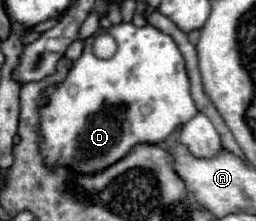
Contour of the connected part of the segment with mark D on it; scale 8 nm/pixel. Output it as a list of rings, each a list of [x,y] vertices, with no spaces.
[[[122,22],[110,28],[110,36],[118,42],[118,52],[110,60],[96,58],[92,54],[94,38],[86,38],[84,52],[70,68],[66,80],[60,86],[46,88],[48,104],[40,110],[40,152],[48,166],[70,166],[82,174],[94,174],[126,156],[136,144],[158,144],[166,140],[176,126],[198,114],[190,96],[184,58],[168,34],[150,24],[136,28],[132,22]]]

